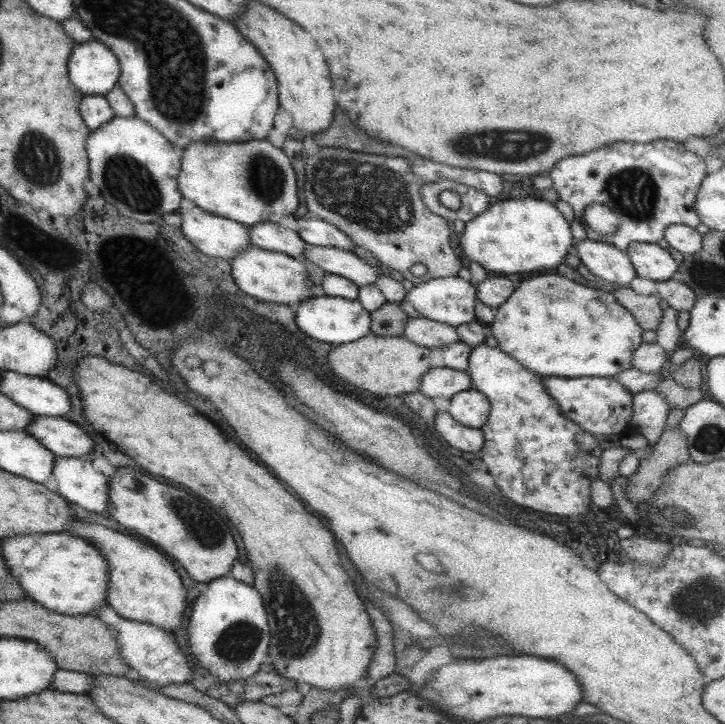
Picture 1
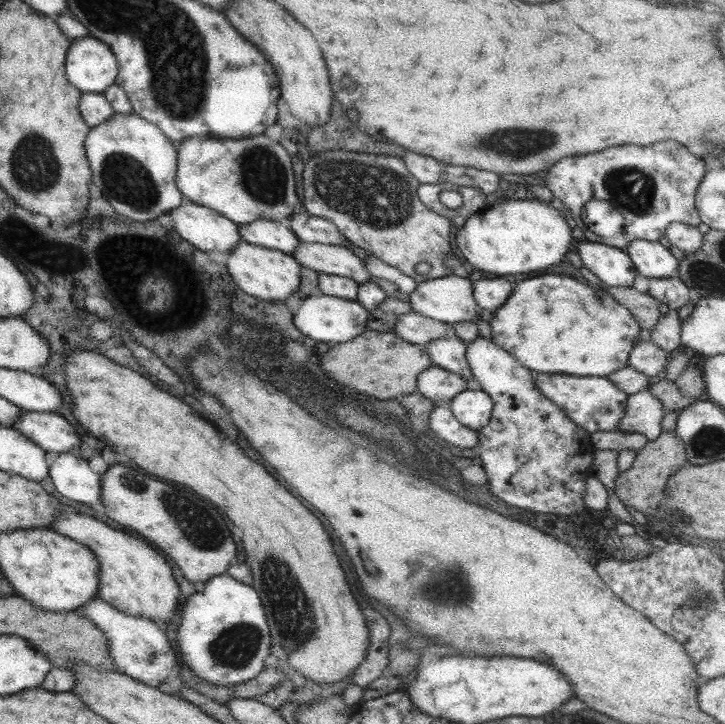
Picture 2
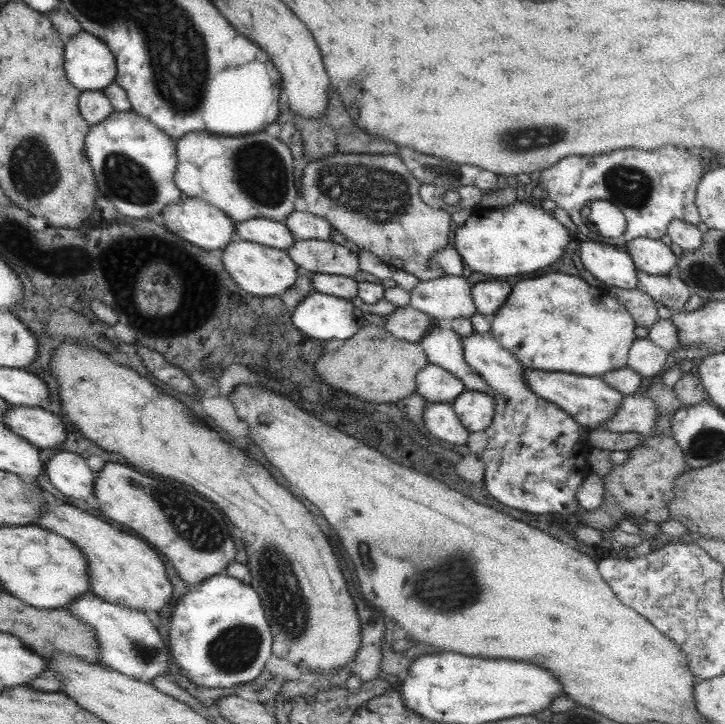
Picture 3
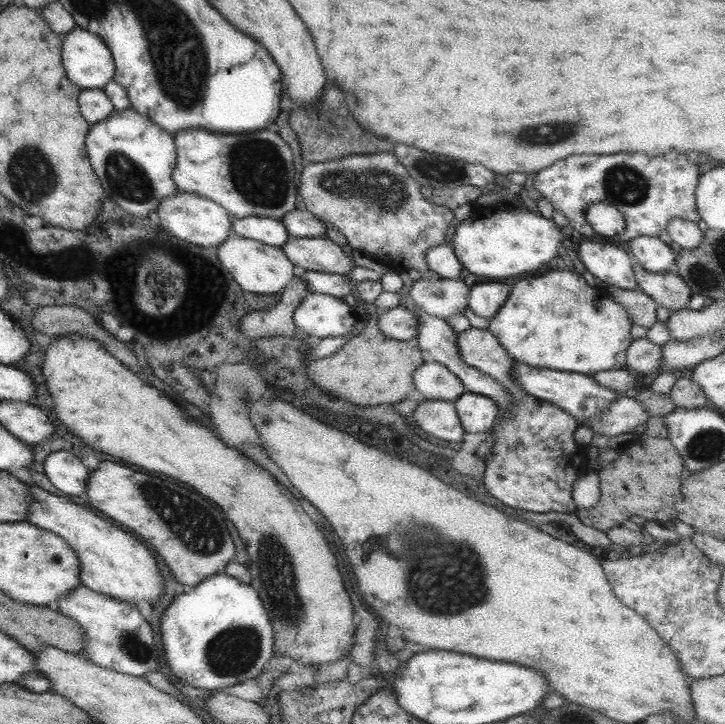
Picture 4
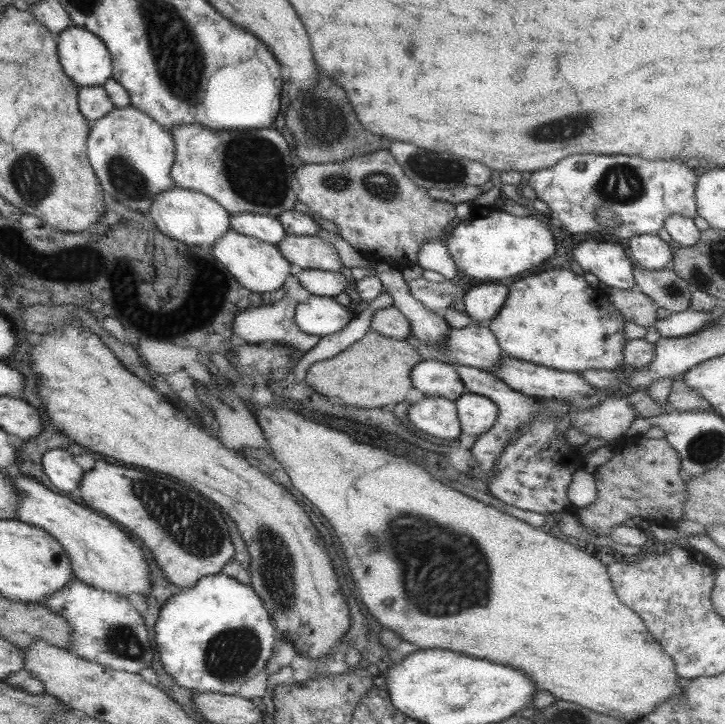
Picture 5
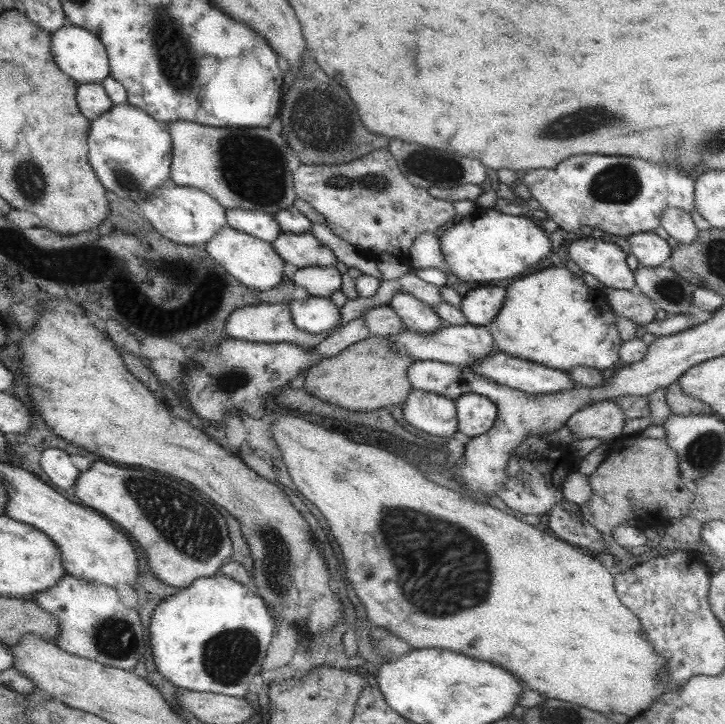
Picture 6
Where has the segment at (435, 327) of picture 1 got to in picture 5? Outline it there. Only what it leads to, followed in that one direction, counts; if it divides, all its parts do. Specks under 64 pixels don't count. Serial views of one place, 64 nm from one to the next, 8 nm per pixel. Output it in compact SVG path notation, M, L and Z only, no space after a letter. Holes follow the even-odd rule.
M393 305L374 310L371 313L370 330L374 330L386 338L397 340L406 340L411 336L406 318L399 310L393 308Z

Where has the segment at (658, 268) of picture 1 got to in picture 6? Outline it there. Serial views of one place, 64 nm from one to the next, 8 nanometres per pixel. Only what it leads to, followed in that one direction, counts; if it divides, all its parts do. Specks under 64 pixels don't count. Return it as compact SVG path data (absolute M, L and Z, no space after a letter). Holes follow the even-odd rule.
M653 231L629 235L627 242L630 246L632 264L641 264L651 268L659 267L663 260L667 260L671 252L666 240L655 235Z

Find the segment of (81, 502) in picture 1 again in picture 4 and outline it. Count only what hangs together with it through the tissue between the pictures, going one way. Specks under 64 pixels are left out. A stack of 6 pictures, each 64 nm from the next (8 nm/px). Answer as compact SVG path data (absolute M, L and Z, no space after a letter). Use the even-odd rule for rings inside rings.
M57 450L47 454L45 460L41 460L41 464L43 464L43 473L57 490L73 496L84 494L89 471L73 454Z

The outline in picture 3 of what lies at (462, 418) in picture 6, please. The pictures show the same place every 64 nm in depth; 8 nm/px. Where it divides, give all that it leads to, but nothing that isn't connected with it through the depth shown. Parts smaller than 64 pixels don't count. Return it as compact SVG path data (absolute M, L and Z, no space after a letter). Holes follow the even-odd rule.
M465 389L450 405L468 432L481 432L491 424L494 414L491 394Z

